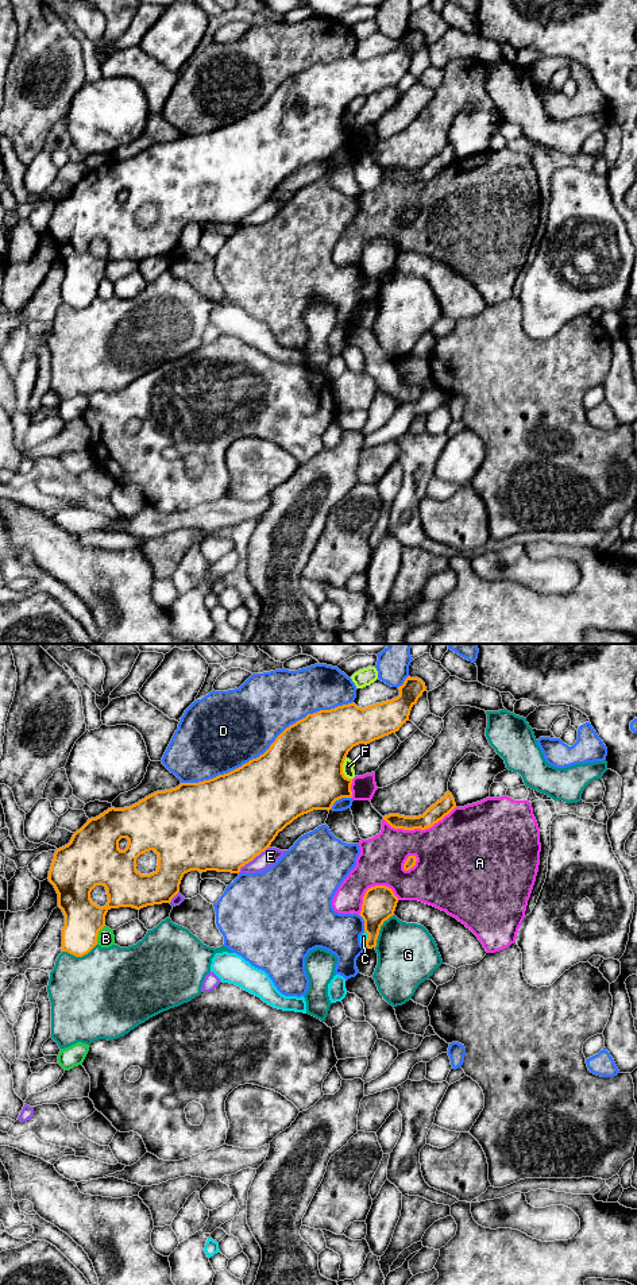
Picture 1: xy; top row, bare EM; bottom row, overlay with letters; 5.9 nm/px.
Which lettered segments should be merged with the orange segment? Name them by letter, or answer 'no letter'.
no letter

